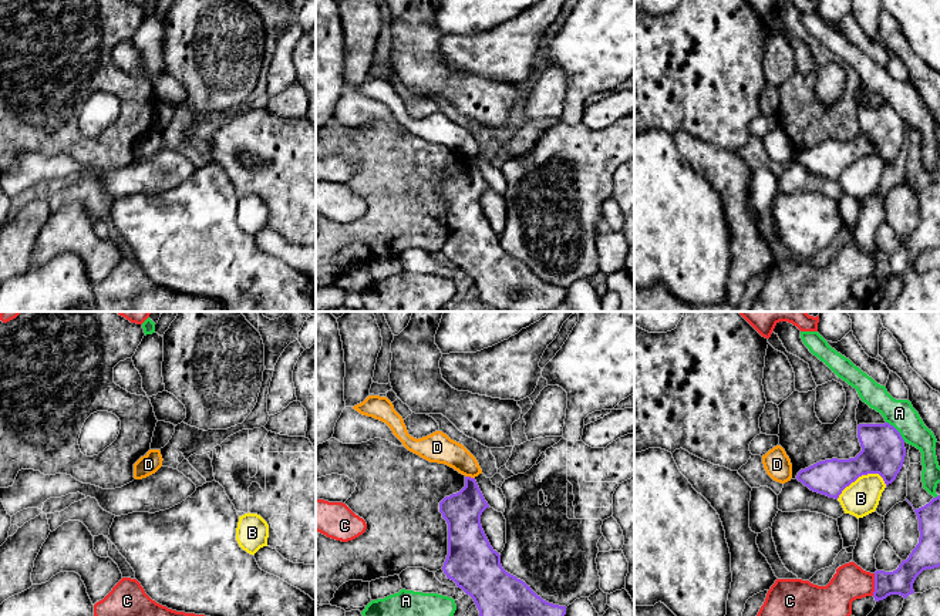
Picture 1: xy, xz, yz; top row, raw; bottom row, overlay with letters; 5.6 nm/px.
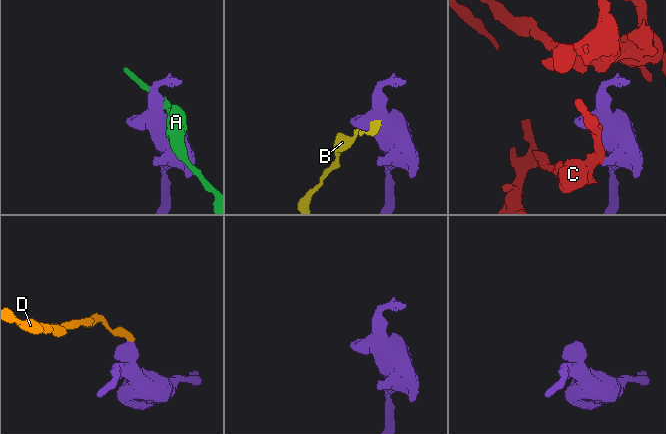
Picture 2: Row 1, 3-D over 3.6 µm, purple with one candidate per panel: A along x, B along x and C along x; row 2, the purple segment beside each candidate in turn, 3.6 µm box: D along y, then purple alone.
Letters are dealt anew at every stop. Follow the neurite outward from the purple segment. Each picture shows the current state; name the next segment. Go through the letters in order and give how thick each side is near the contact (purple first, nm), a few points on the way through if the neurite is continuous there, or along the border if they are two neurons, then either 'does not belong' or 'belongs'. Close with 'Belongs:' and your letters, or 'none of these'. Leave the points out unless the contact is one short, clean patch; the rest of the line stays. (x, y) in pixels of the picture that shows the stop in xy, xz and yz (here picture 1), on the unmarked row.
A: 240 nm thick on the purple side, 160 nm on the other; does not belong
B: 240 nm thick on the purple side, 200 nm on the other; border along yz (886, 165), (878, 155), (862, 155), (836, 179); does not belong
C: 140 nm thick on the purple side, 200 nm on the other; does not belong
D: 220 nm thick on the purple side, 170 nm on the other; border along xz (465, 157), (474, 160); does not belong
Belongs: none of these

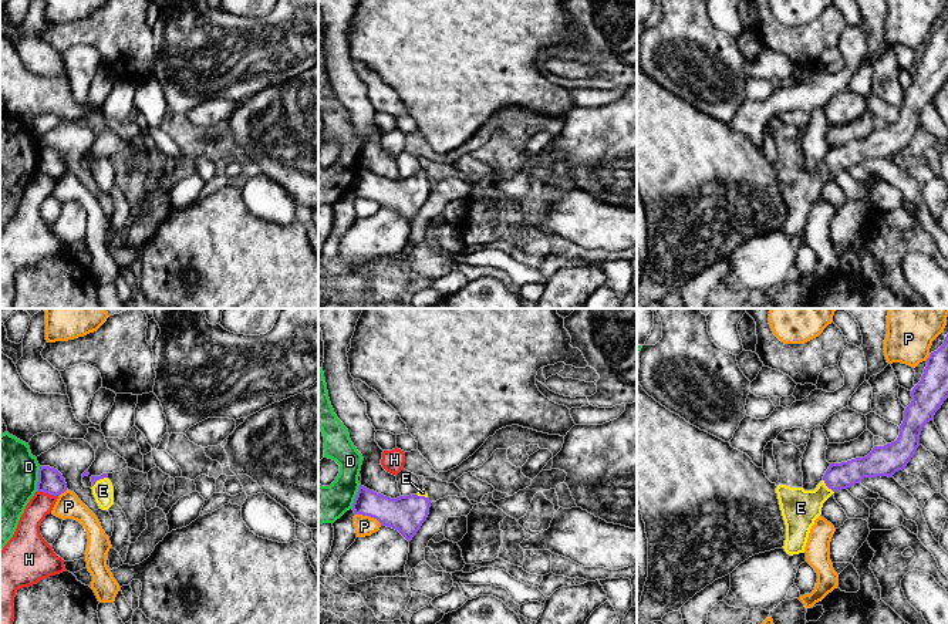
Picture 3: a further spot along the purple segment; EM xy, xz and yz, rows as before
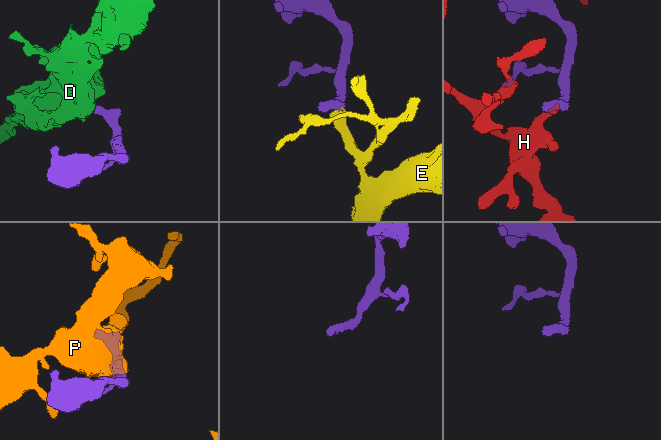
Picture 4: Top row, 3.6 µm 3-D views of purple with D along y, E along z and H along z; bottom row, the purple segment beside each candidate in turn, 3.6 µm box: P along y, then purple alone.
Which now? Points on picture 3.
D: 140 nm thick on the purple side, 400 nm on the other; border along xy (40, 148), (36, 172); does not belong
E: 150 nm thick on the purple side, 220 nm on the other; runs through yz (843, 157), (839, 157), (827, 168), (813, 182), (800, 189); belongs
H: 140 nm thick on the purple side, 140 nm on the other; border along xy (37, 172), (57, 178); does not belong
P: 200 nm thick on the purple side, 110 nm on the other; does not belong
Belongs: E

